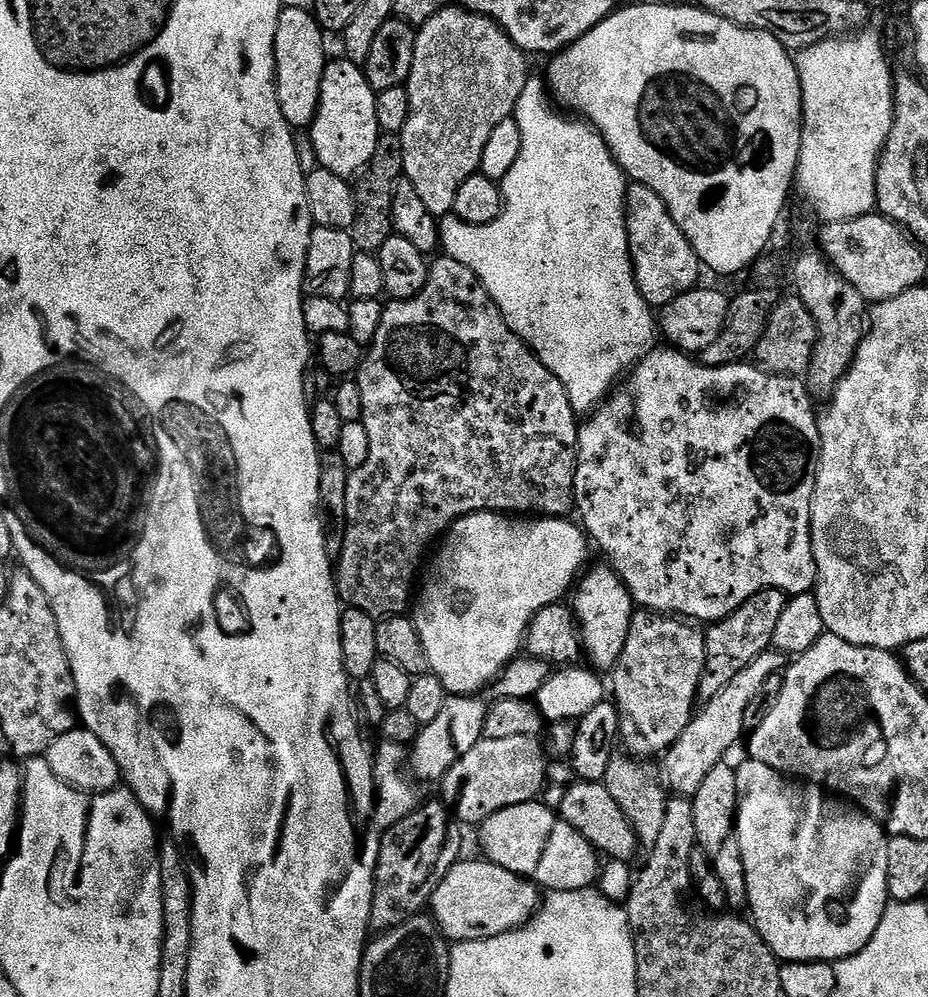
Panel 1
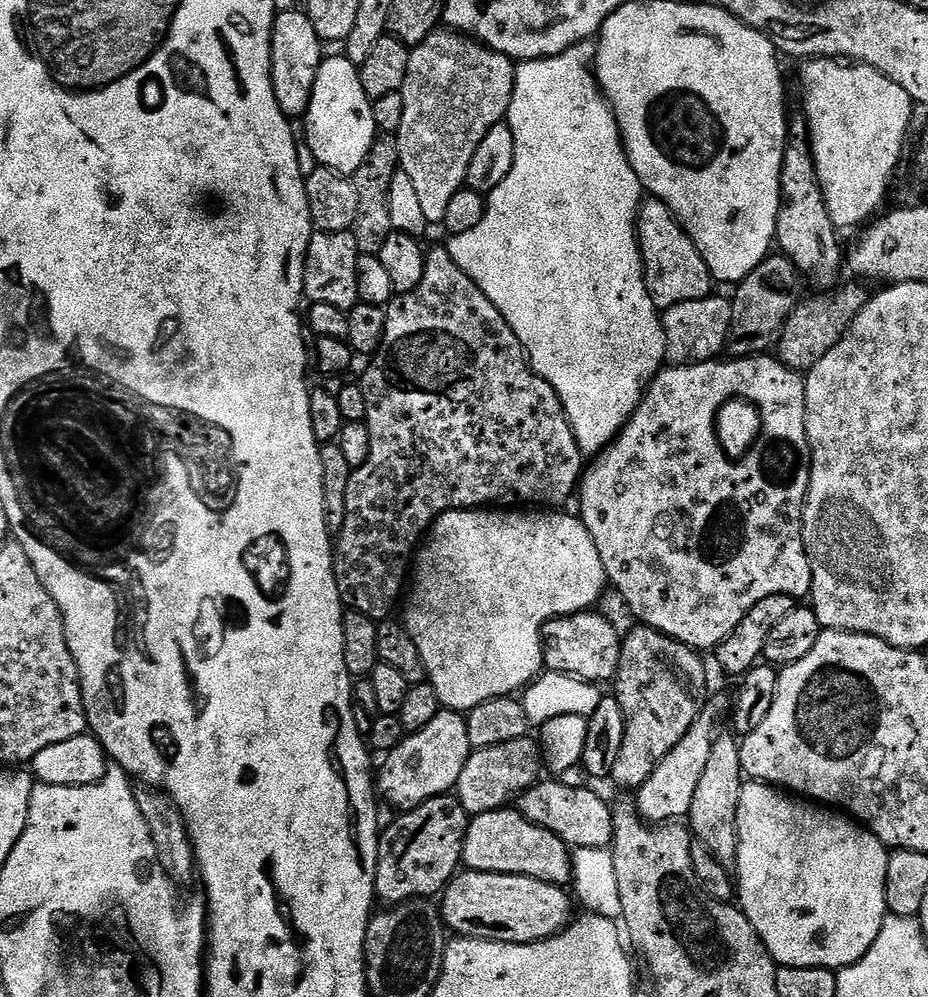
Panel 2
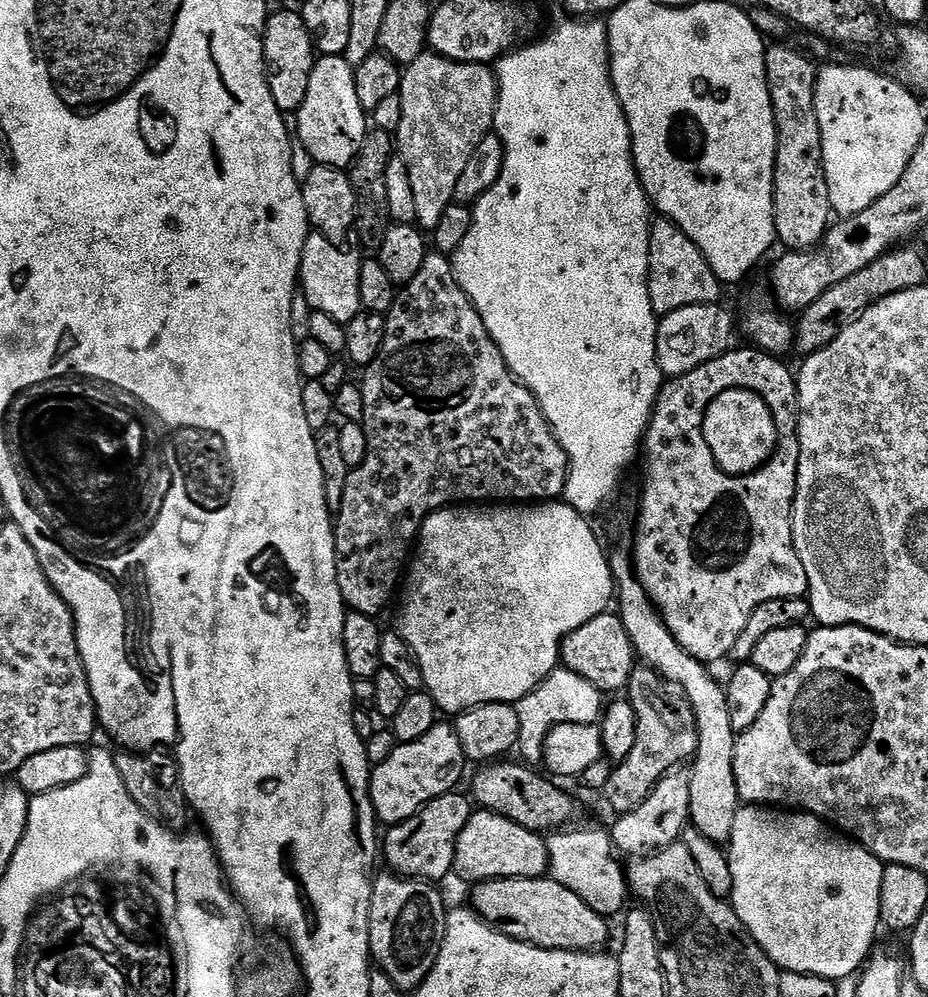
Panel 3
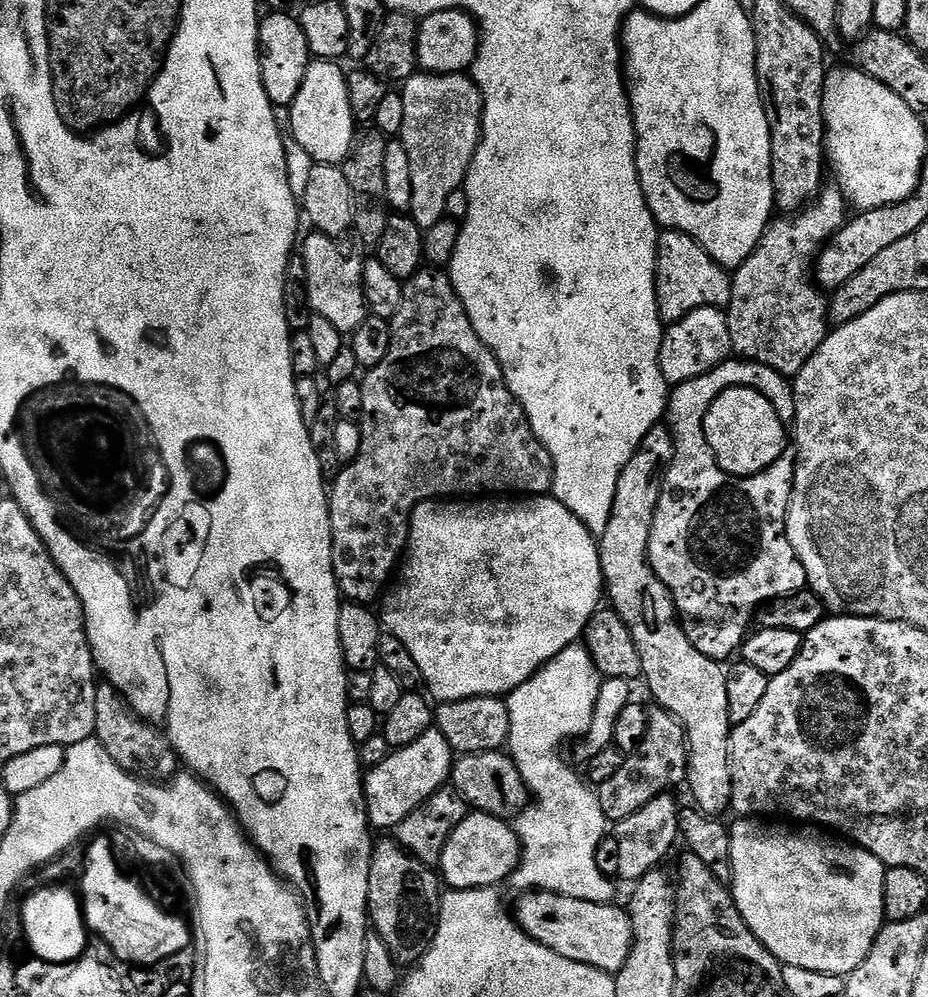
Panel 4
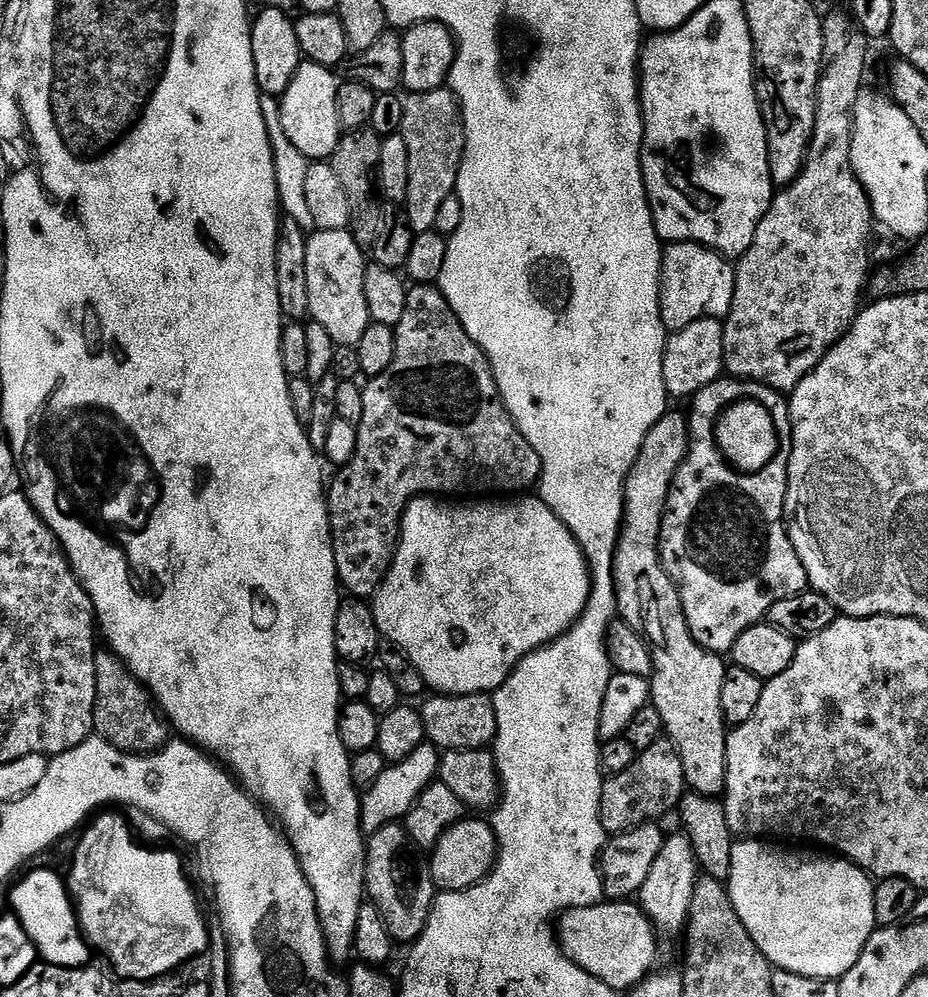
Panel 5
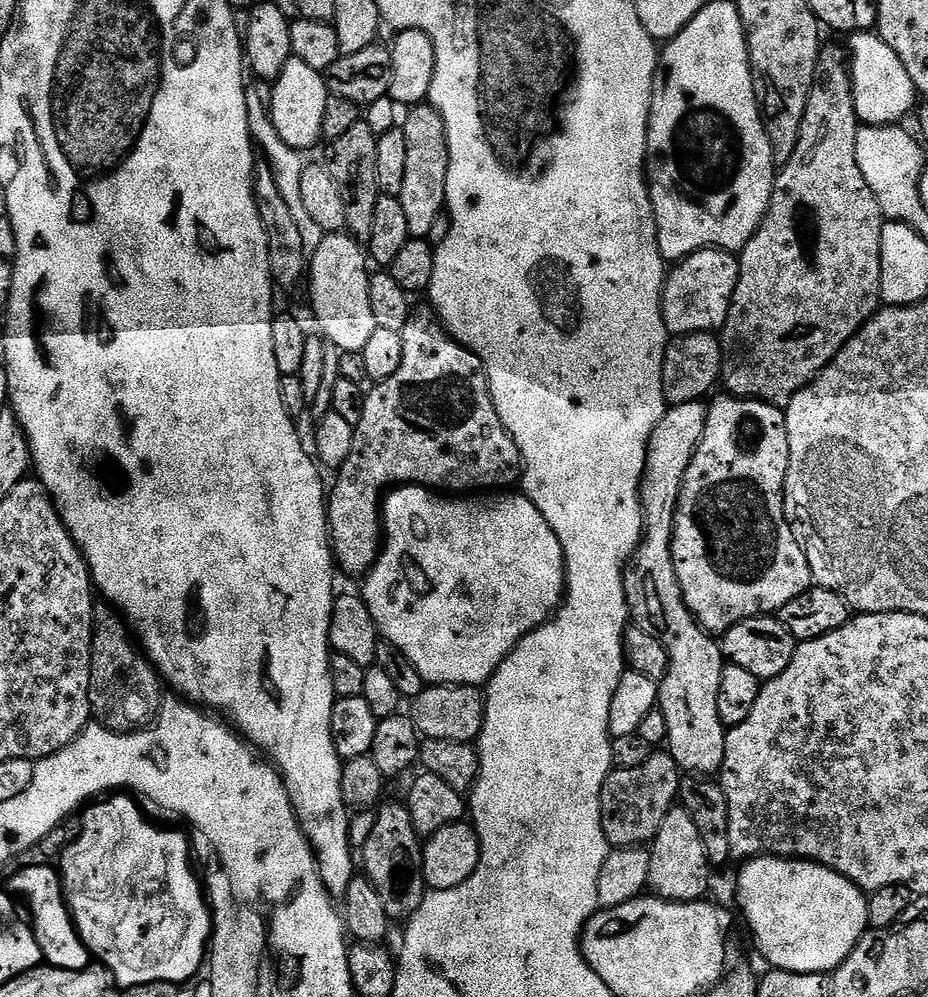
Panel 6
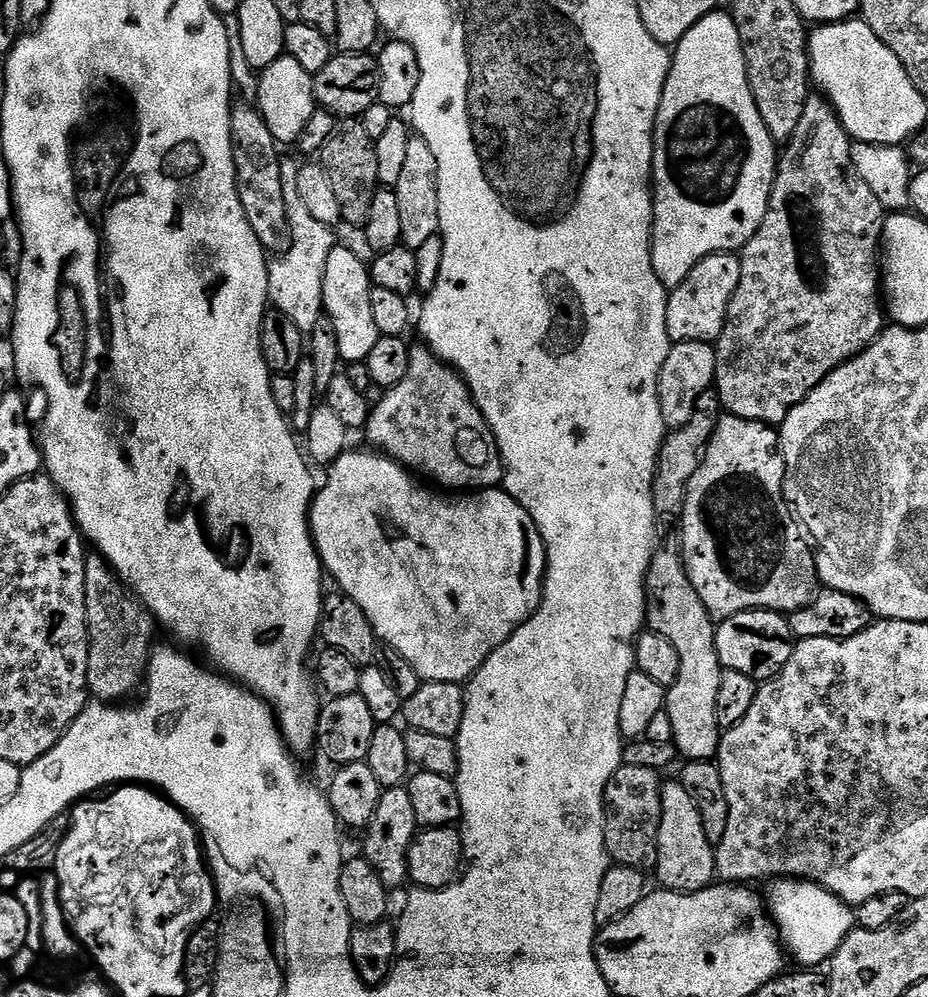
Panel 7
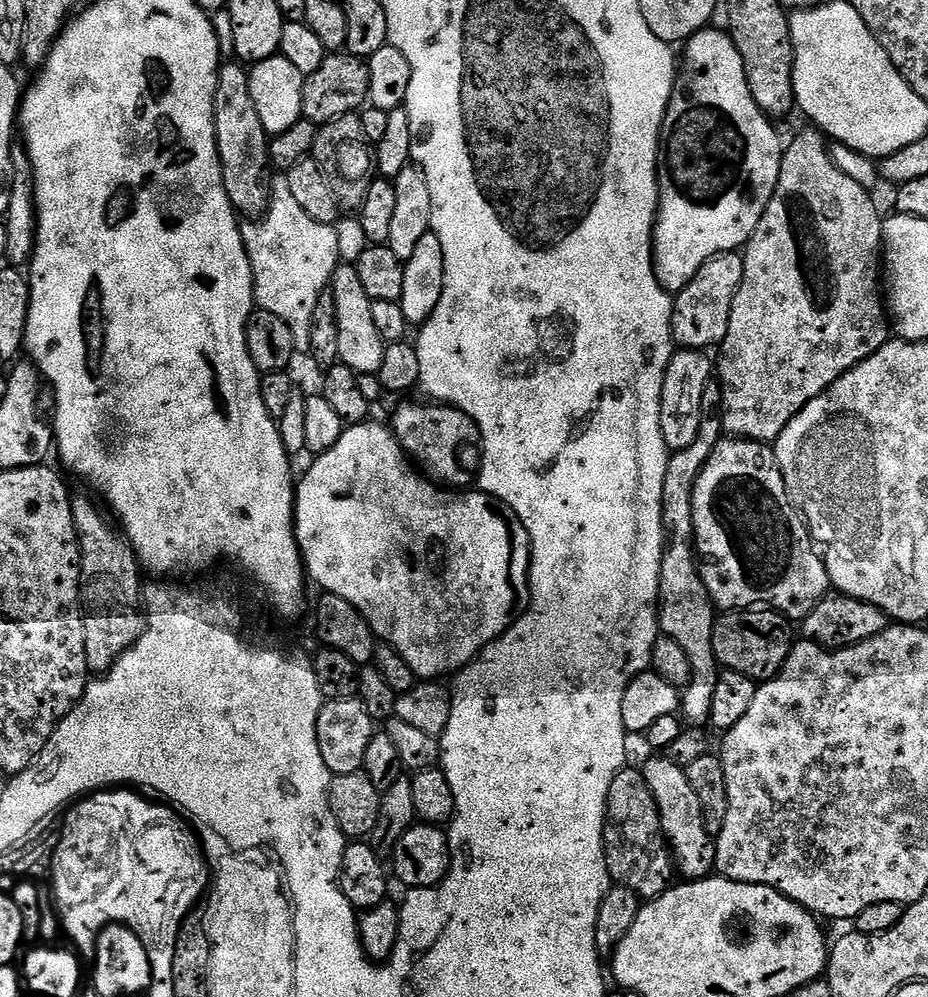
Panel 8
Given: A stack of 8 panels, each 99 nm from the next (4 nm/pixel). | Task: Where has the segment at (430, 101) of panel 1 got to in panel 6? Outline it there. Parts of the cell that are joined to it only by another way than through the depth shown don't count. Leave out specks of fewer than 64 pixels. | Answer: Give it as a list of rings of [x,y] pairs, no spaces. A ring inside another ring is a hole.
[[[416,106],[412,112],[403,117],[402,127],[406,134],[406,178],[402,178],[402,192],[399,194],[402,211],[406,214],[406,222],[410,225],[410,237],[422,240],[428,237],[434,222],[445,211],[446,174],[448,173],[448,139],[439,112],[431,106]]]

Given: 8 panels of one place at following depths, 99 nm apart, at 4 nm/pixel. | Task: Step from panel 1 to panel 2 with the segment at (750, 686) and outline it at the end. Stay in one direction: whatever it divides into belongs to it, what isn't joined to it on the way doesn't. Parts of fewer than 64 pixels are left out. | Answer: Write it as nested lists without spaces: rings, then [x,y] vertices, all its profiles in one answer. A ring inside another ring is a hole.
[[[710,700],[701,707],[694,726],[686,730],[686,738],[682,738],[682,742],[678,742],[678,746],[674,746],[674,750],[670,750],[670,754],[666,754],[662,762],[658,762],[654,774],[650,774],[650,778],[646,778],[646,782],[635,793],[636,809],[649,824],[676,822],[688,815],[690,802],[694,802],[694,794],[698,791],[698,781],[702,779],[702,774],[706,770],[706,761],[710,759],[712,741],[718,735],[716,719],[723,712],[725,715],[730,708],[729,701]]]

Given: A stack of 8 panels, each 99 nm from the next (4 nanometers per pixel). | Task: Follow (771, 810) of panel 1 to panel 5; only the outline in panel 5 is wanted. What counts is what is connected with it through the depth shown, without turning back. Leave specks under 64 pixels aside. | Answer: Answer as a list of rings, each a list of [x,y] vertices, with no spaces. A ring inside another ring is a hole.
[[[740,838],[733,843],[732,853],[730,854],[730,874],[726,881],[726,887],[730,898],[734,902],[734,910],[738,910],[738,918],[742,918],[742,926],[746,926],[750,938],[754,938],[758,950],[762,950],[762,954],[766,957],[769,964],[772,965],[773,969],[781,972],[793,972],[806,978],[839,981],[840,977],[845,976],[850,970],[850,966],[854,966],[854,962],[858,962],[866,942],[872,937],[872,933],[878,927],[876,915],[874,914],[876,884],[873,877],[869,876],[864,869],[859,868],[851,860],[841,858],[839,855],[824,854],[828,856],[819,856],[816,852],[791,852],[788,848],[791,847],[777,846],[775,843],[765,842],[760,838]]]

